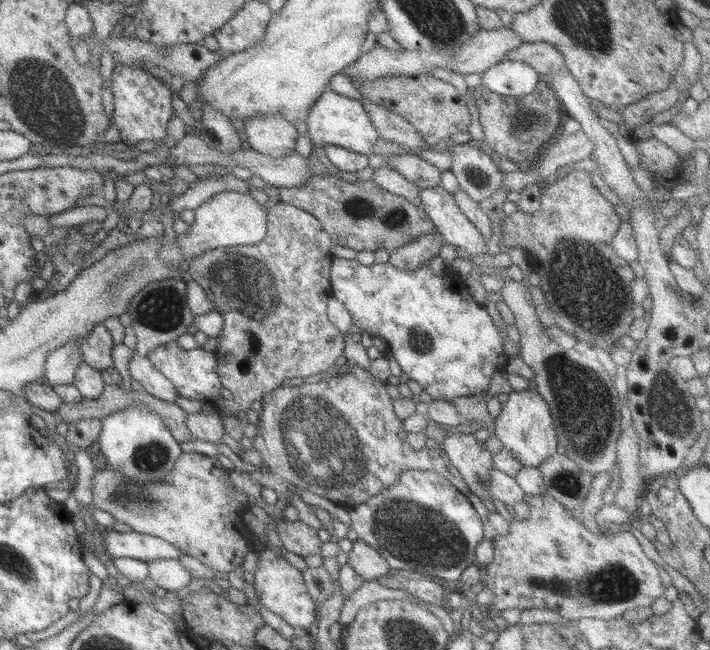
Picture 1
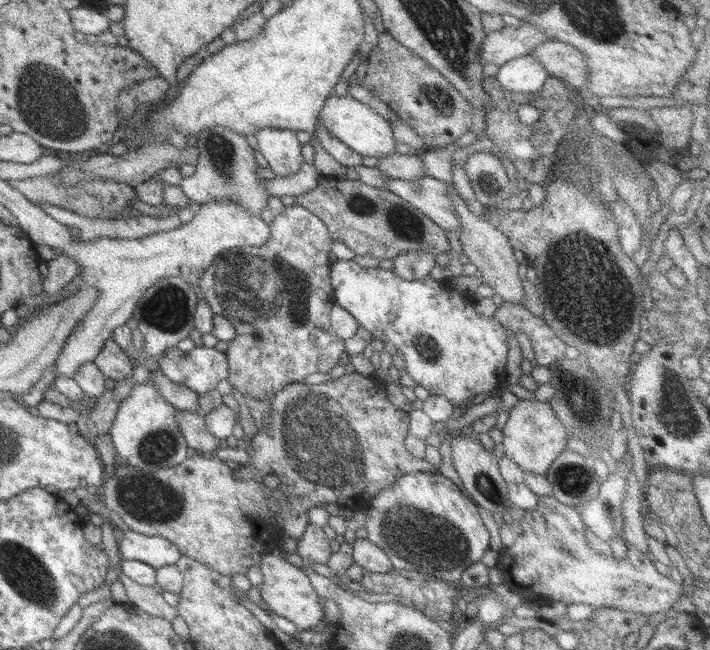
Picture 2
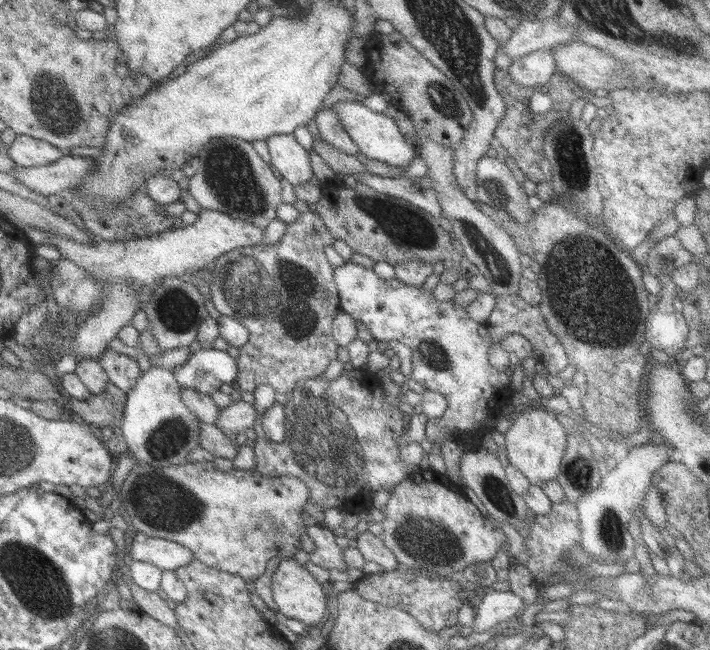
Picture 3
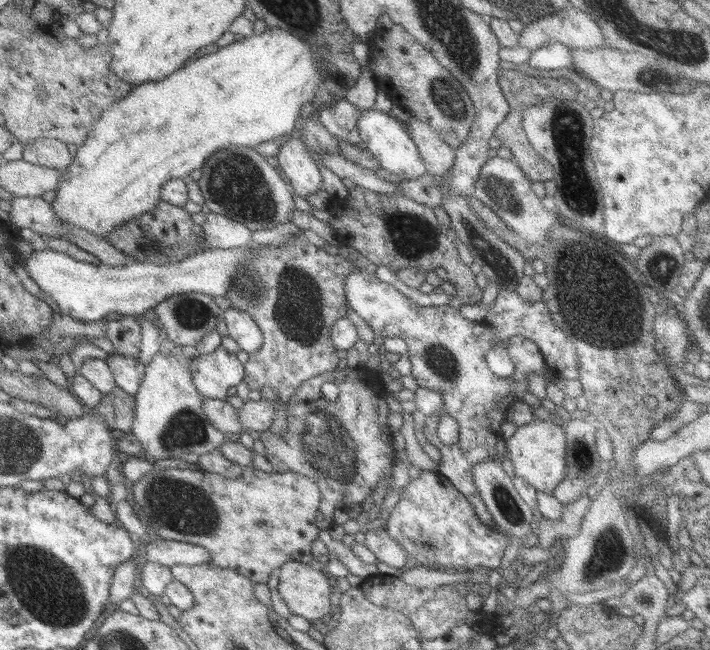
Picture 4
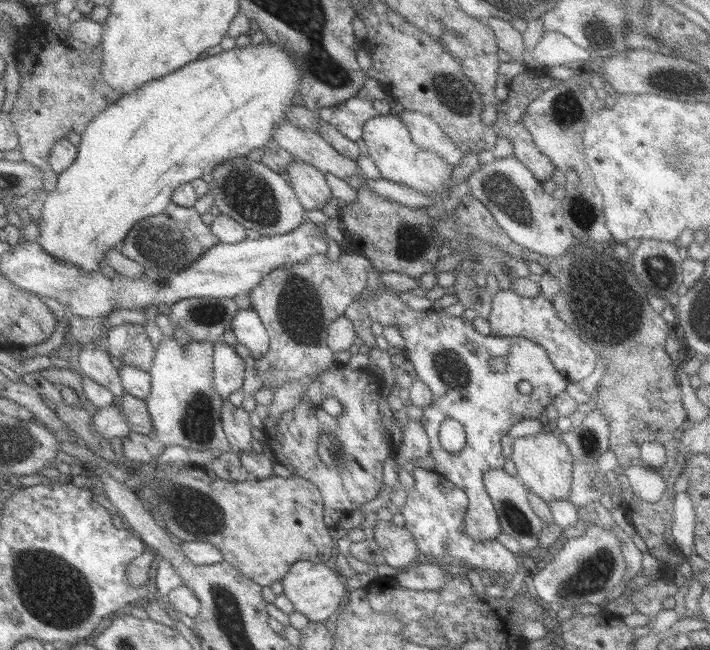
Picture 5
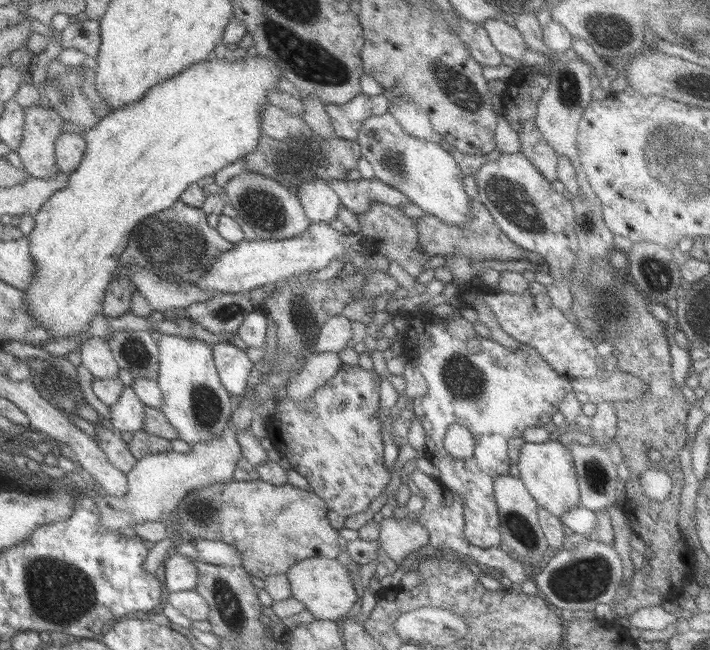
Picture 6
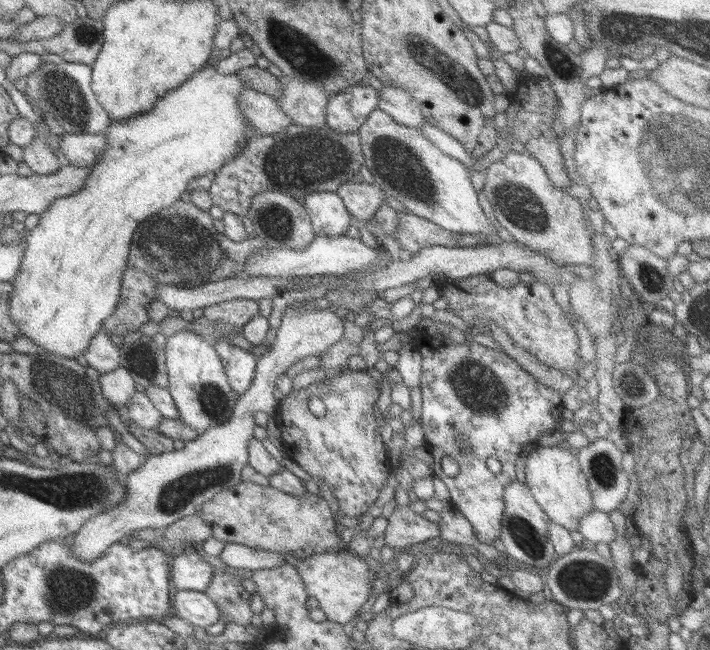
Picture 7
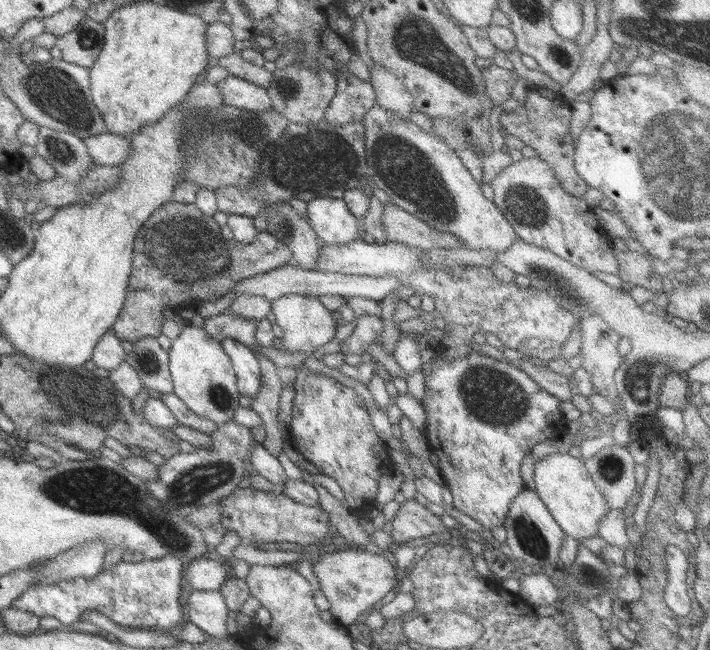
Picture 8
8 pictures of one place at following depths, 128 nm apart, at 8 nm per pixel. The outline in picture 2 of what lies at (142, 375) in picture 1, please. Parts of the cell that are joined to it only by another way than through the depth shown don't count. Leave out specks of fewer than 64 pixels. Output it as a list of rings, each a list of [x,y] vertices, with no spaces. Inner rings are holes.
[[[151,371],[148,381],[152,381],[159,393],[178,410],[197,412],[199,394],[193,390],[172,382],[160,371]]]

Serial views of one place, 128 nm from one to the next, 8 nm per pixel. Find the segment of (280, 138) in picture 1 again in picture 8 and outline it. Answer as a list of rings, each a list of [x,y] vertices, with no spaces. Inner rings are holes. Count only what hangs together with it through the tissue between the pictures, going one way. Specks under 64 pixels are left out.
[[[315,198],[307,204],[308,222],[315,232],[321,245],[342,246],[361,237],[361,220],[348,210],[343,199],[338,198]]]

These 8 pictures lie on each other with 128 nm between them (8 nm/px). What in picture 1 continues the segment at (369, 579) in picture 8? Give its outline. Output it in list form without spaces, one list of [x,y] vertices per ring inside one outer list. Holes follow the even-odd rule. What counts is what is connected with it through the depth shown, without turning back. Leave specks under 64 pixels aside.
[[[266,549],[261,550],[256,567],[253,586],[257,597],[260,599],[260,604],[278,615],[292,628],[308,630],[317,620],[319,606],[309,596],[303,579],[303,572],[286,562],[274,550]]]

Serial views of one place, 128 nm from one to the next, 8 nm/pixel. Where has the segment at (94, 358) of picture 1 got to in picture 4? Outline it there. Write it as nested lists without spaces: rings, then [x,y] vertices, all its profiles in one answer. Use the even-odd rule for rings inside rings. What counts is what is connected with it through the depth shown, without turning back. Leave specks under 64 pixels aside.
[[[109,353],[108,359],[104,360],[112,371],[118,388],[134,396],[145,375],[145,366],[138,359],[113,353]]]

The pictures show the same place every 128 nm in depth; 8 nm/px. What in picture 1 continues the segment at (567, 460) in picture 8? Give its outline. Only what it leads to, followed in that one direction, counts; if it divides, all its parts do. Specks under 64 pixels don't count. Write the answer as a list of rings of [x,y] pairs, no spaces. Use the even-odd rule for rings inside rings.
[[[512,391],[501,413],[495,418],[495,437],[502,442],[523,466],[539,467],[547,458],[556,453],[559,440],[553,418],[546,401],[536,391]]]

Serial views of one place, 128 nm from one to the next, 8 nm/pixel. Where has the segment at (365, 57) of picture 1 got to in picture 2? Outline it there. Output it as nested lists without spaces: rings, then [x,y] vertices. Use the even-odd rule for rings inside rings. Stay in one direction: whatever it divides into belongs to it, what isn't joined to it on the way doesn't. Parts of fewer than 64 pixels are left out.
[[[522,21],[518,27],[506,26],[502,30],[486,34],[480,47],[480,64],[502,67],[506,62],[531,54],[536,47],[550,41],[536,26]]]

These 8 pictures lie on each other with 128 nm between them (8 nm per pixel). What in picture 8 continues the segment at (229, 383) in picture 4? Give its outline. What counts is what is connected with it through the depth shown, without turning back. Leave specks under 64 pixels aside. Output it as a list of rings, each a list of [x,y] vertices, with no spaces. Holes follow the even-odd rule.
[[[221,339],[224,352],[231,360],[237,376],[237,389],[242,396],[253,399],[261,387],[261,370],[255,352],[236,339]]]

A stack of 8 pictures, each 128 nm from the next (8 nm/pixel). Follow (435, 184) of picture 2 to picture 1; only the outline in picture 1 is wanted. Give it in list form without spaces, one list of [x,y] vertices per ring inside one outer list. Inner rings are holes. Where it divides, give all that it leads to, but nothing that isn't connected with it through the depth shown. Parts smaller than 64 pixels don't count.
[[[441,185],[418,189],[419,207],[435,224],[443,244],[460,246],[468,254],[486,253],[488,244],[484,243],[476,226],[460,212],[452,193],[448,193]]]

